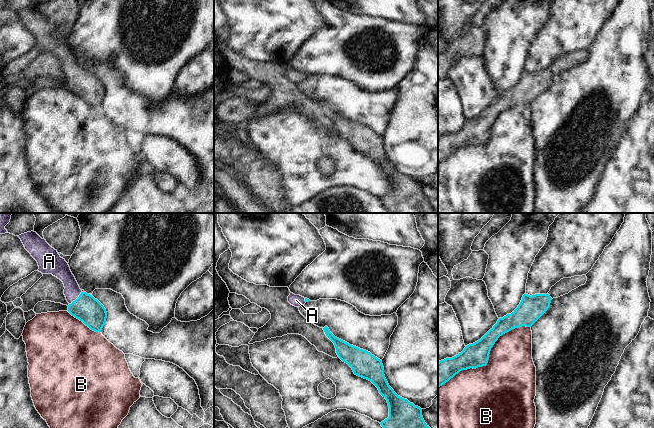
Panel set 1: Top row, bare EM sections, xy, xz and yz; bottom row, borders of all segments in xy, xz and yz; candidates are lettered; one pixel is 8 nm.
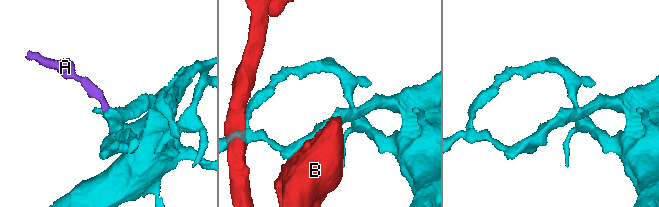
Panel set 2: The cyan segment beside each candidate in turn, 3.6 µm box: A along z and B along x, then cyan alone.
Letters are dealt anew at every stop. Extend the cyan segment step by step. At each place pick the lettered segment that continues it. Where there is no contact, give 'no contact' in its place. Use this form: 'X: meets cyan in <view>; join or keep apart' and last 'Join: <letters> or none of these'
A: meets cyan in xy; join
B: meets cyan in yz; keep apart
Join: A

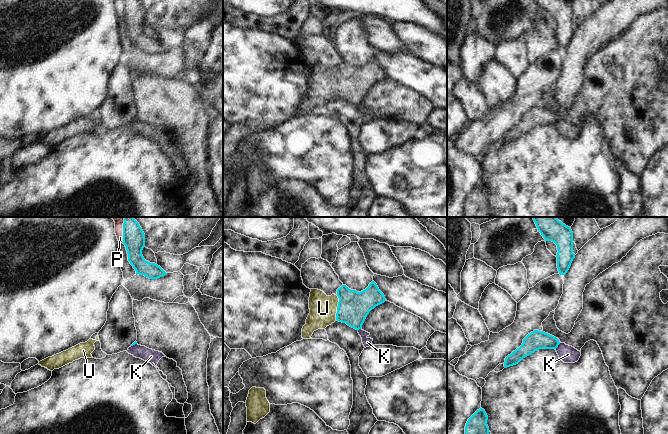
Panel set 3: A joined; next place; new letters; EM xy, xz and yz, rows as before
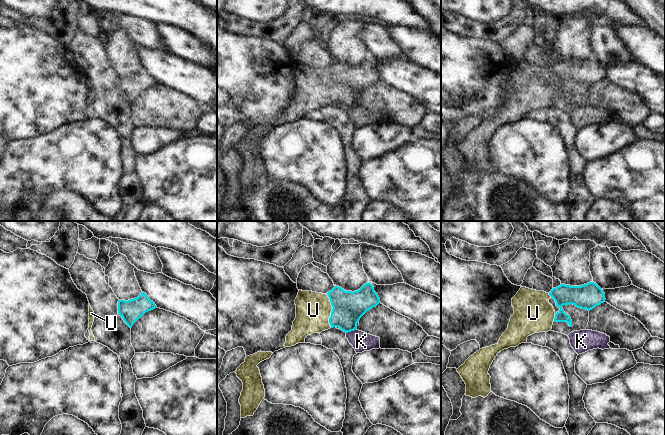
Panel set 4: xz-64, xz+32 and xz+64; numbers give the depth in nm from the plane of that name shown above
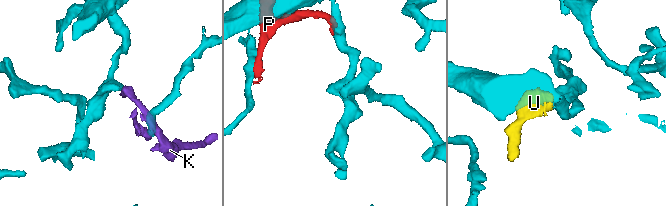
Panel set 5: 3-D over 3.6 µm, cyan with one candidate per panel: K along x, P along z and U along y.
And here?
K: meets cyan in yz; keep apart
P: meets cyan in xy; keep apart
U: meets cyan in xz; join
Join: U

